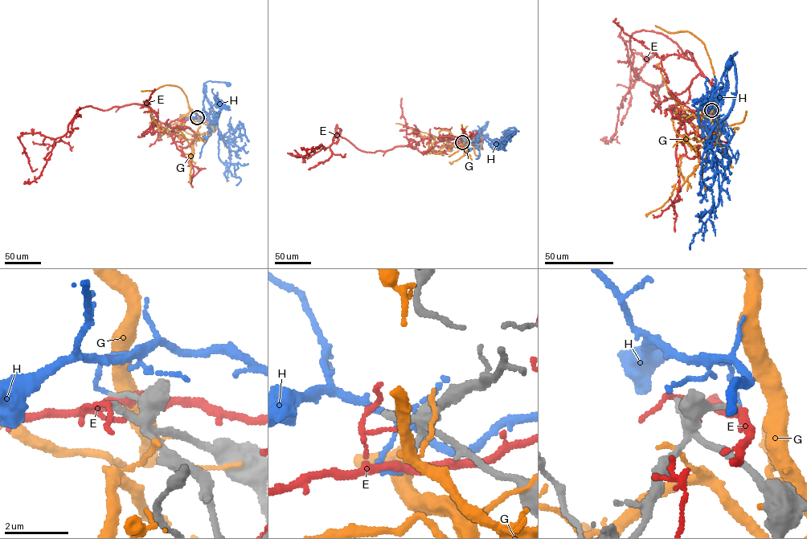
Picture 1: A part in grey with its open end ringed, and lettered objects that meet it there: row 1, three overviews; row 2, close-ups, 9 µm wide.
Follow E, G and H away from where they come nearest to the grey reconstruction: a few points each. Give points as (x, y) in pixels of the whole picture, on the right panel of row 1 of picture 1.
E: (714, 110), (699, 109), (712, 87), (691, 54), (643, 30), (637, 76), (649, 60), (629, 58), (620, 121)
G: (711, 112), (716, 116), (714, 99), (706, 107), (710, 116), (707, 120), (682, 108), (670, 95), (659, 63)
H: (714, 110), (714, 124), (710, 128), (729, 112), (736, 91), (732, 58), (737, 53), (727, 63)

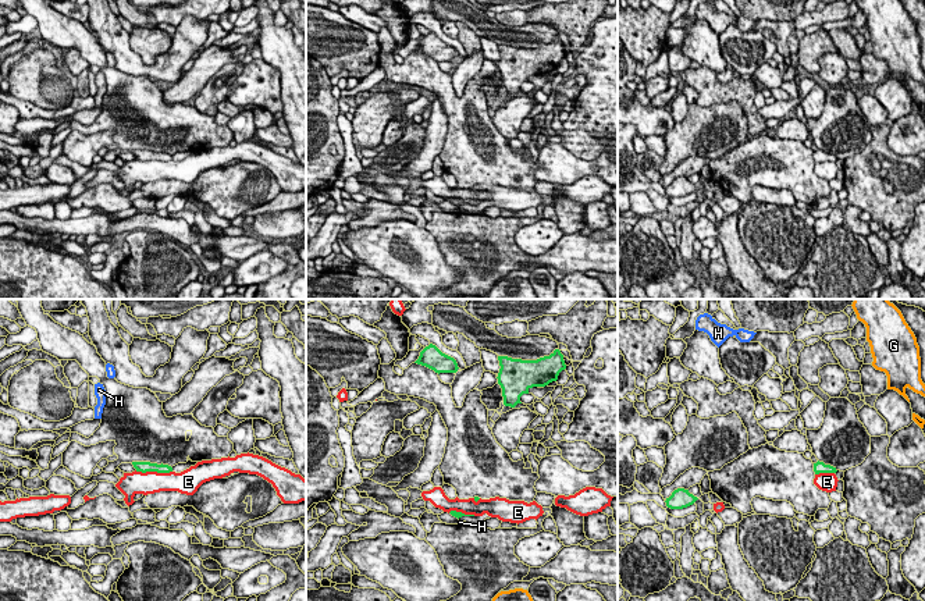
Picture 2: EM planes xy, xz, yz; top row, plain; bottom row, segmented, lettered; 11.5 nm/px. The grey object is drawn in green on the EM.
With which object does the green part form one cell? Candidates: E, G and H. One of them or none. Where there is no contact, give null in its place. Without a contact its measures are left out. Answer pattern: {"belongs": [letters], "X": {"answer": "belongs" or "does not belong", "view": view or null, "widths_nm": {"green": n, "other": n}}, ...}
{"belongs": [], "E": {"answer": "does not belong", "view": "xy", "widths_nm": {"green": 130, "other": 260}}, "G": {"answer": "does not belong", "view": null}, "H": {"answer": "does not belong", "view": null}}

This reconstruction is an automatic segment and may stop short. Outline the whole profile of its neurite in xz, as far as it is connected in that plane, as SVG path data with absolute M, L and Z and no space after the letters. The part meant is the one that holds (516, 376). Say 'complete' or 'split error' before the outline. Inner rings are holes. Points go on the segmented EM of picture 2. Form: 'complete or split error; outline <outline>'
complete; outline M555 349L549 356L537 360L512 359L498 356L499 373L498 384L502 388L504 405L515 408L523 394L529 394L533 387L545 387L558 380L562 370L566 369L563 355Z

